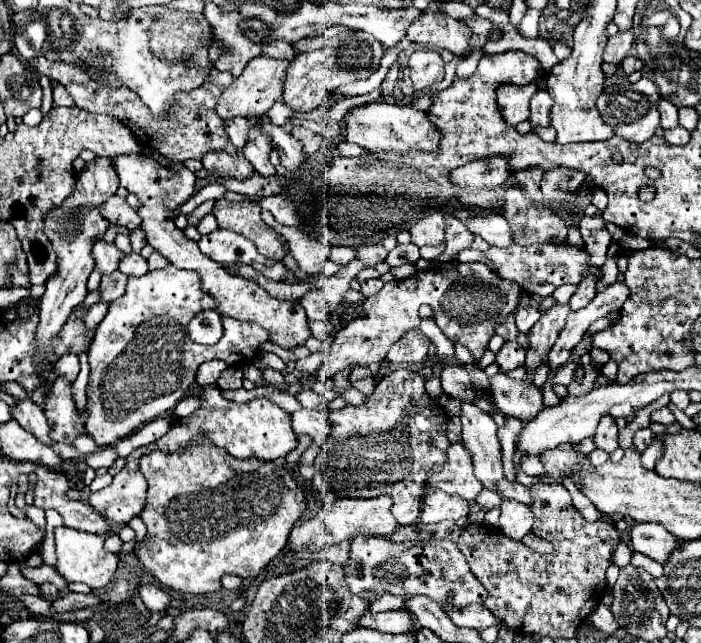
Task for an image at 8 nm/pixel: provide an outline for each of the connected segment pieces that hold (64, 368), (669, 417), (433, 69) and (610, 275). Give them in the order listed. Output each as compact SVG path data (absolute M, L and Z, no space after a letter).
M66 354L62 356L58 362L56 362L56 372L58 376L64 376L68 382L74 382L78 372L80 372L80 362L78 362L78 356L76 354Z
M663 407L654 411L651 414L651 421L652 422L659 422L662 424L673 424L676 422L674 414L669 412L669 408Z
M428 48L414 50L408 58L408 68L416 92L444 78L444 60L436 50L428 50Z
M608 260L604 266L602 266L602 278L600 278L600 284L596 286L596 292L602 292L606 286L612 286L618 278L618 266L616 266L616 260Z

